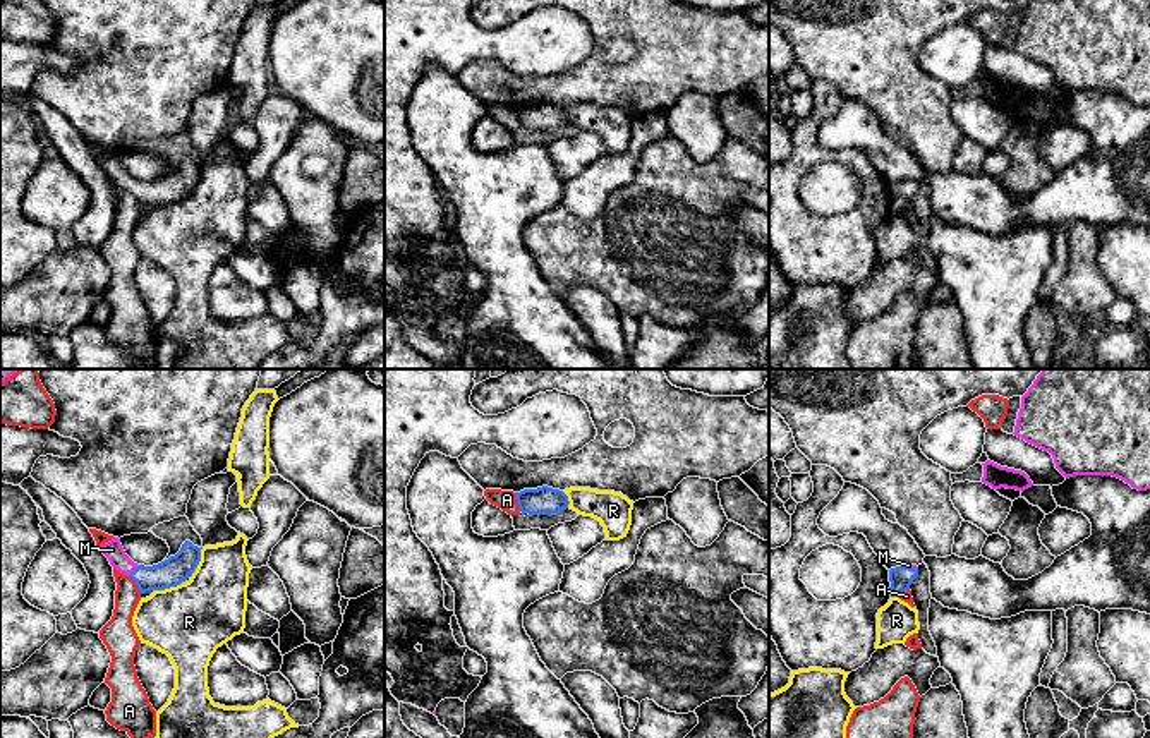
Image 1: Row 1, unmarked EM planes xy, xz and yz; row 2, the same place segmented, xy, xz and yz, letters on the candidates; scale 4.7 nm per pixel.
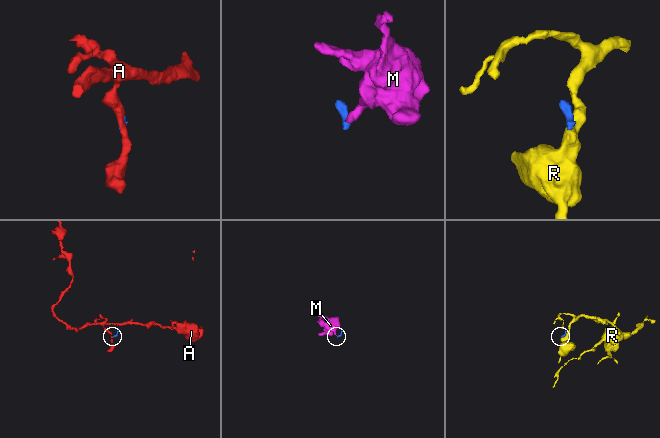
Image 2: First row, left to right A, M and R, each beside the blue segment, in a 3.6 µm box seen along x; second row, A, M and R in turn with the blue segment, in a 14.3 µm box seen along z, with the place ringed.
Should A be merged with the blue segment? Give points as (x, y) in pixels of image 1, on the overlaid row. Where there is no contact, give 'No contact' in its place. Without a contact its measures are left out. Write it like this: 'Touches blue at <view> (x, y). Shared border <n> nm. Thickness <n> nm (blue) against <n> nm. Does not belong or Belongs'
Touches blue at xy (136, 584). Shared border 110 nm. Thickness 140 nm (blue) against 150 nm. Does not belong

